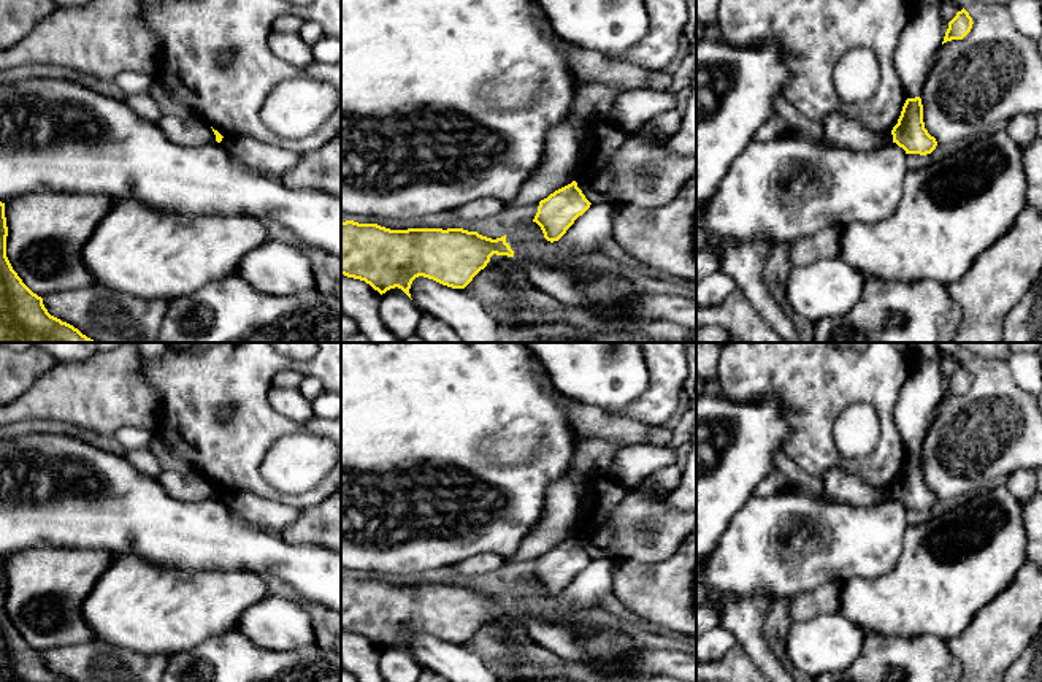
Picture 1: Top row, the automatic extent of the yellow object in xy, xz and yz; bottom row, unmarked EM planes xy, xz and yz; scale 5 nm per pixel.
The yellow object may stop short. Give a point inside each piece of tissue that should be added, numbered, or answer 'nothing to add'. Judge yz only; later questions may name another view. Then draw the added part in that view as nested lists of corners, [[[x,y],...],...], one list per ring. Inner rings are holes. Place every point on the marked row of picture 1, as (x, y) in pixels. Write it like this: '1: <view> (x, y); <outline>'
nothing to add

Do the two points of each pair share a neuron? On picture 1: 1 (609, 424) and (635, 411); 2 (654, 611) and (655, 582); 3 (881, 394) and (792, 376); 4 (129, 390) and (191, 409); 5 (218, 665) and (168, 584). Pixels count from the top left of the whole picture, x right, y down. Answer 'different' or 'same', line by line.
1: different
2: same
3: same
4: different
5: different

